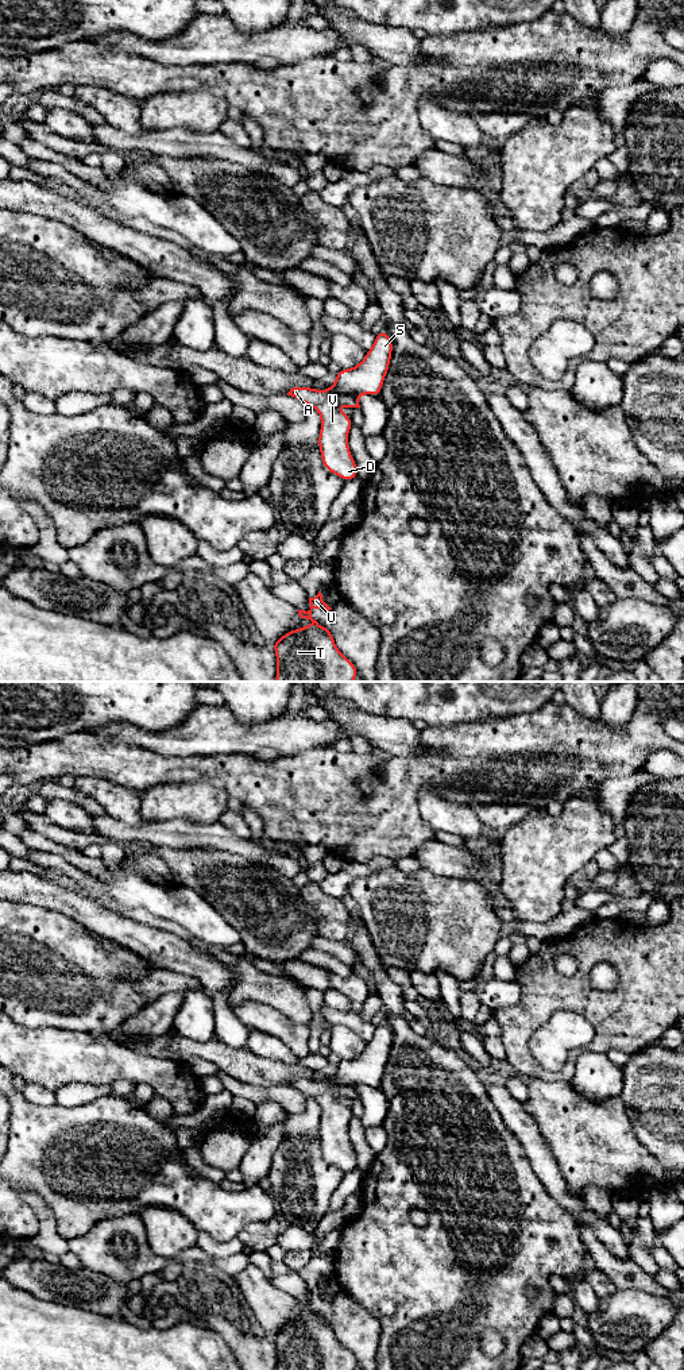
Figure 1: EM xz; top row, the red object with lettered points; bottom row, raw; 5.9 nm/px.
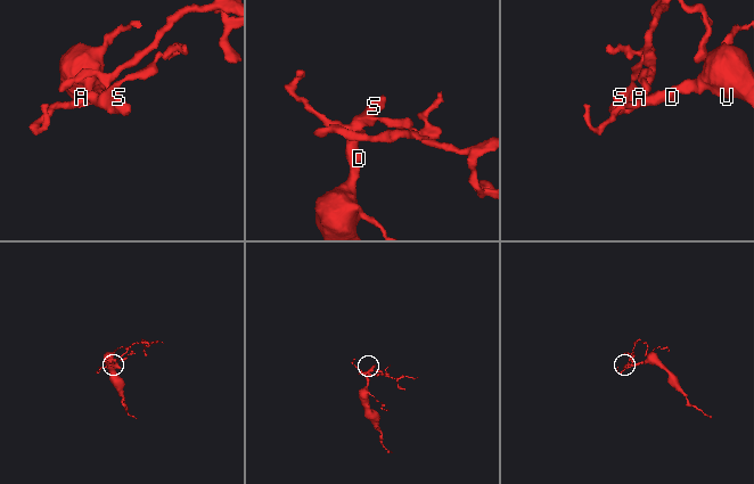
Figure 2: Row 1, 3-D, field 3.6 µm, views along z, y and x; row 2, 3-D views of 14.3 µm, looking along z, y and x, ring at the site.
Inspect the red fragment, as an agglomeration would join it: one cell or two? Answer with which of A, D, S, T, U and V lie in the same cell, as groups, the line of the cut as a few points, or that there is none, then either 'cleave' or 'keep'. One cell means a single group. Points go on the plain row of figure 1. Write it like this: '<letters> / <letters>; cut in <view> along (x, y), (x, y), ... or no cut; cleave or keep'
A / D S T U V; cut in xz along (329, 1080), (337, 1085), (352, 1085), (356, 1088); cleave

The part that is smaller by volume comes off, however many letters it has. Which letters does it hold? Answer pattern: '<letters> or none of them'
A

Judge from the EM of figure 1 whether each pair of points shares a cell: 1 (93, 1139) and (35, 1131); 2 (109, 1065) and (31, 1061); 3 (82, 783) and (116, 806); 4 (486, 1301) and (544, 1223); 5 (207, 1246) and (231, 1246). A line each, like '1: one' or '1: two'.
1: one
2: one
3: one
4: one
5: one

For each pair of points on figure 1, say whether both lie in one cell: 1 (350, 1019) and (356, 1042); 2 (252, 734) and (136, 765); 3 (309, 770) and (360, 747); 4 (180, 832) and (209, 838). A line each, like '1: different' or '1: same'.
1: different
2: different
3: different
4: same

